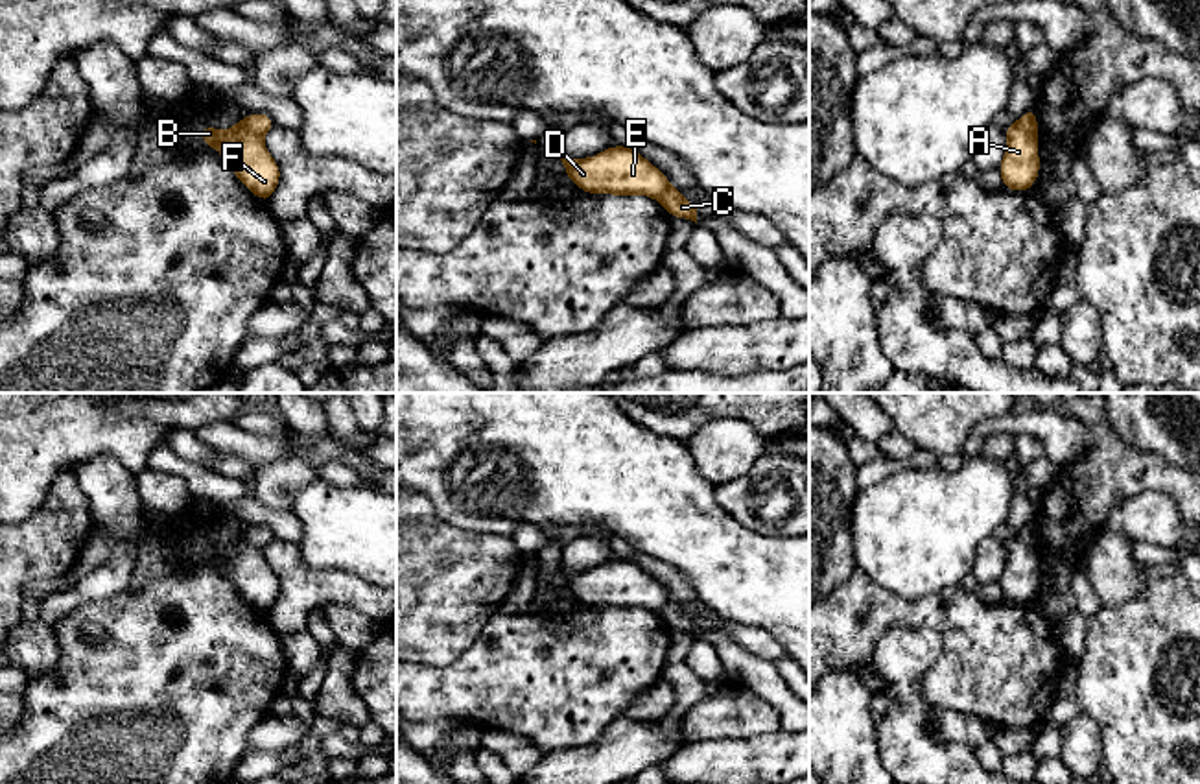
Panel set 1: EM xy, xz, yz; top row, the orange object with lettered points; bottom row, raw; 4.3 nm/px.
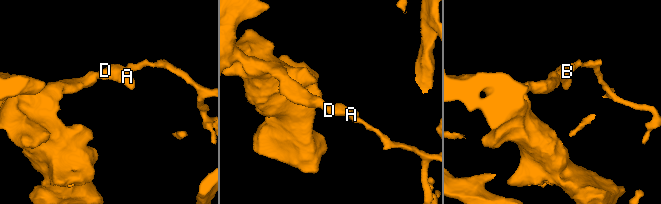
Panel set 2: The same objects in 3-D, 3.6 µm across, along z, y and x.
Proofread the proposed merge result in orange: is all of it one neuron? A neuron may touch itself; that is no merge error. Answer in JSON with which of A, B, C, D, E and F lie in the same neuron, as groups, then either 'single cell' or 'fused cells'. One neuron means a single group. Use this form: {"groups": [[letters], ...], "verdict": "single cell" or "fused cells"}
{"groups": [["A", "B", "D", "E", "F"], ["C"]], "verdict": "fused cells"}

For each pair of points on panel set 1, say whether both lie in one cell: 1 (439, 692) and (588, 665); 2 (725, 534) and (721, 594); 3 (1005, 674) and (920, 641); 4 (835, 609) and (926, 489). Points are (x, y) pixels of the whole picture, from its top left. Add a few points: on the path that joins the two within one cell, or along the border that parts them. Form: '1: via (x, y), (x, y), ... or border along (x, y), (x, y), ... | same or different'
1: via (476, 688), (518, 676), (552, 676) | same
2: via (719, 548), (721, 580) | same
3: border along (909, 624), (942, 639), (920, 687) | different
4: border along (856, 567), (900, 596) | different

